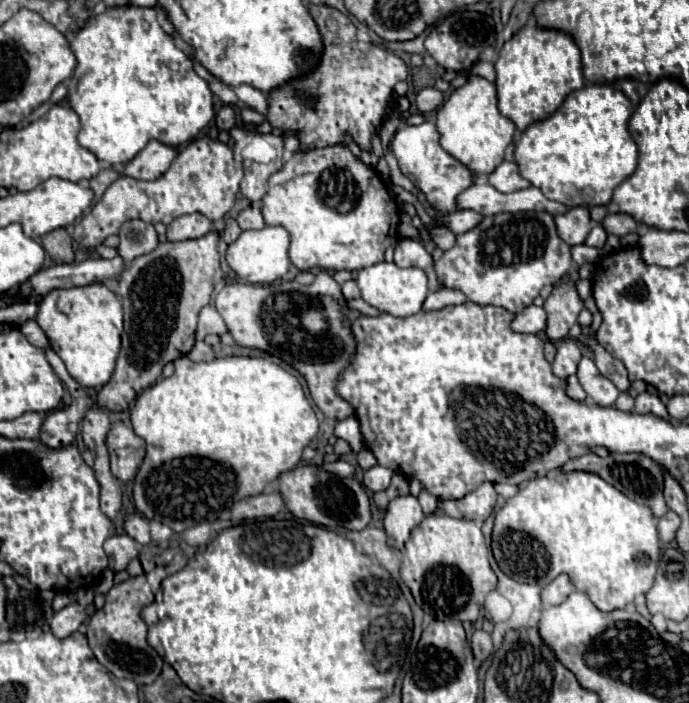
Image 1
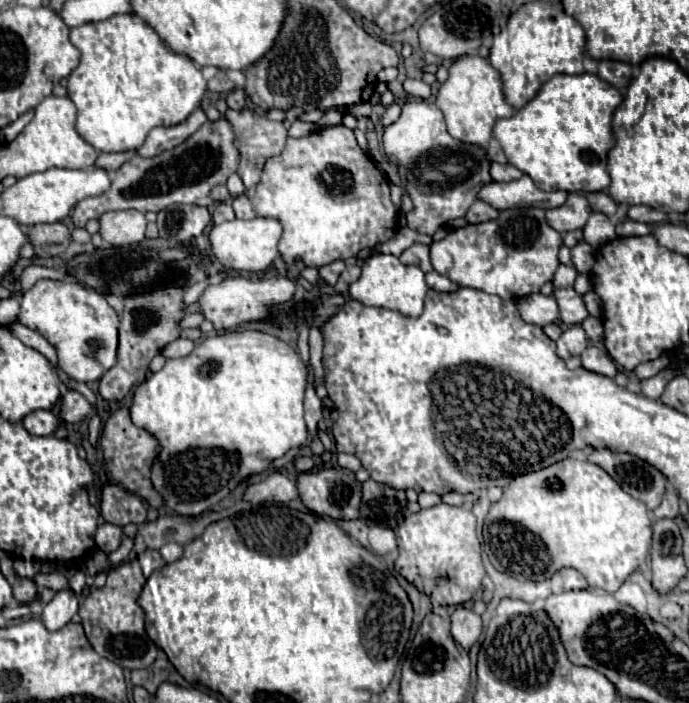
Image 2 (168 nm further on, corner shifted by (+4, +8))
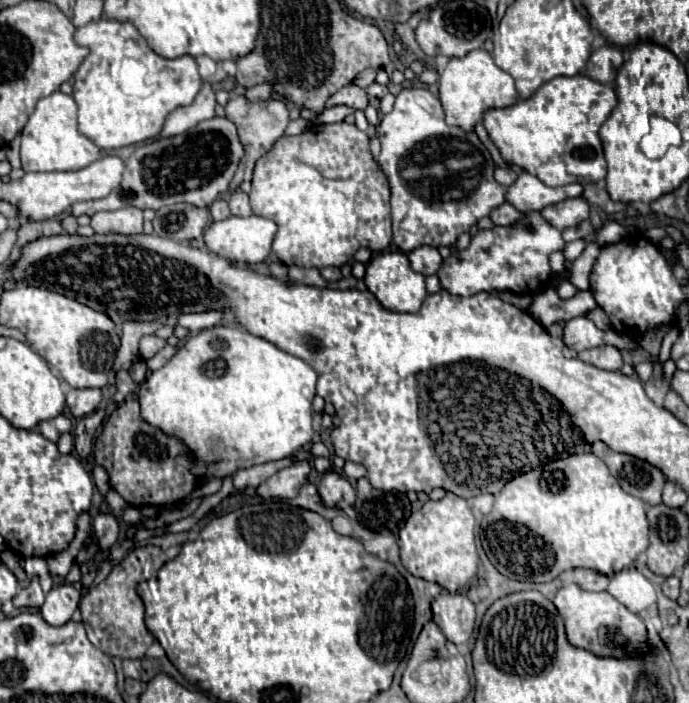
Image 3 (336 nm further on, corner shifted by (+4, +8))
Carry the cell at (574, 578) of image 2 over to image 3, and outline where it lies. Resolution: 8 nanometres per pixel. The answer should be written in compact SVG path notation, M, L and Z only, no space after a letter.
M586 568L574 570L574 582L580 584L584 590L606 590L610 580L612 580L612 576L600 574L596 570L586 570Z

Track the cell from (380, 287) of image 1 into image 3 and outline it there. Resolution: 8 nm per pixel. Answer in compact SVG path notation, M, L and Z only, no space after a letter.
M382 252L374 256L366 266L364 282L368 290L384 304L384 308L394 312L418 312L422 306L422 300L426 298L426 284L424 276L412 270L410 260L404 252Z

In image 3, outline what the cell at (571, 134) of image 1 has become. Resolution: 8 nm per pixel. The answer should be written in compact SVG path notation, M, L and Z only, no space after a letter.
M584 74L558 76L542 84L530 98L506 108L490 108L484 114L484 128L506 162L538 176L548 186L572 182L588 184L606 176L604 152L598 136L600 124L616 106L616 92Z

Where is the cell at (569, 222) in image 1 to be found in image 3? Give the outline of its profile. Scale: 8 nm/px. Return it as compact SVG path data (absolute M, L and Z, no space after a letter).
M570 198L552 206L546 206L542 210L542 216L558 230L578 226L582 220L590 216L590 206L584 198Z

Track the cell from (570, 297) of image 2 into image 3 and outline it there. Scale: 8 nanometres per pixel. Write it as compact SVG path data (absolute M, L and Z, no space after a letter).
M596 308L596 312L590 312L588 318L590 318L600 330L610 330L610 320L608 320L608 316L604 314L602 308Z

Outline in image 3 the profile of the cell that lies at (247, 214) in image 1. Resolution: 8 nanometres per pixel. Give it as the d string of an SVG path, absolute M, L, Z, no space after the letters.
M234 190L228 196L228 204L230 204L230 212L234 216L250 216L252 214L252 208L250 208L250 202L248 202L248 194L242 192L242 190Z

